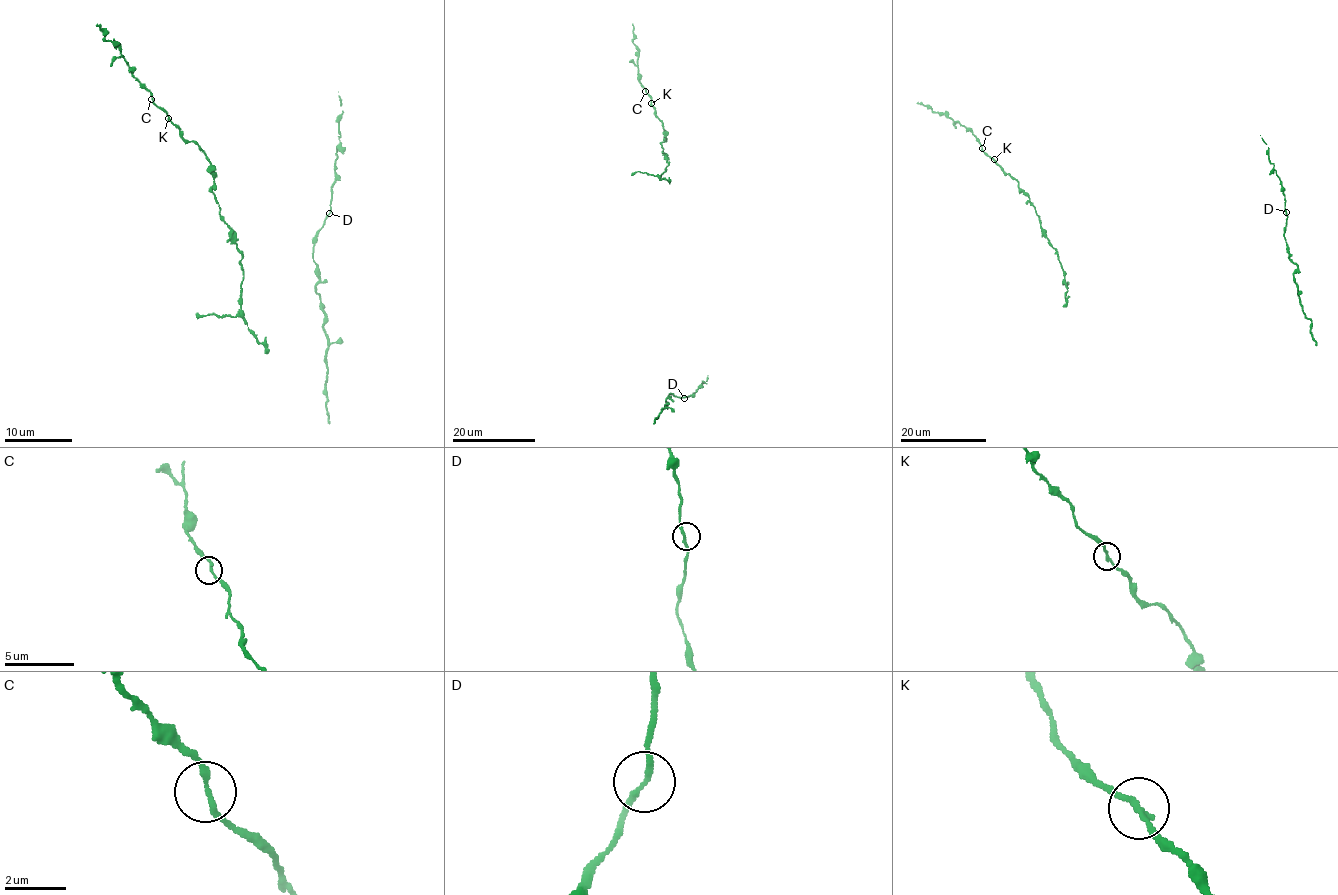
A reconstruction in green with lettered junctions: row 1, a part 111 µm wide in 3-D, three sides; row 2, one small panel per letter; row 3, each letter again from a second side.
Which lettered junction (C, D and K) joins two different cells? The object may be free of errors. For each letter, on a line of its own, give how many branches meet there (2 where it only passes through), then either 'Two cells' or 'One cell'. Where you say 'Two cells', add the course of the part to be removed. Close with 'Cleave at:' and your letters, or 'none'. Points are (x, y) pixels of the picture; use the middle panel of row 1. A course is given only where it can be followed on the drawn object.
C: Branches: 2. One cell
D: Branches: 2. One cell
K: Branches: 2. One cell
Cleave at: none

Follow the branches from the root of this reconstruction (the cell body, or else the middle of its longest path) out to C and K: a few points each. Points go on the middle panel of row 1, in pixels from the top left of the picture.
C: (669, 183), (659, 176), (666, 171), (668, 164), (662, 145), (666, 132), (645, 91)
K: (669, 183), (659, 176), (666, 171), (668, 164), (662, 145), (666, 132), (651, 103)

